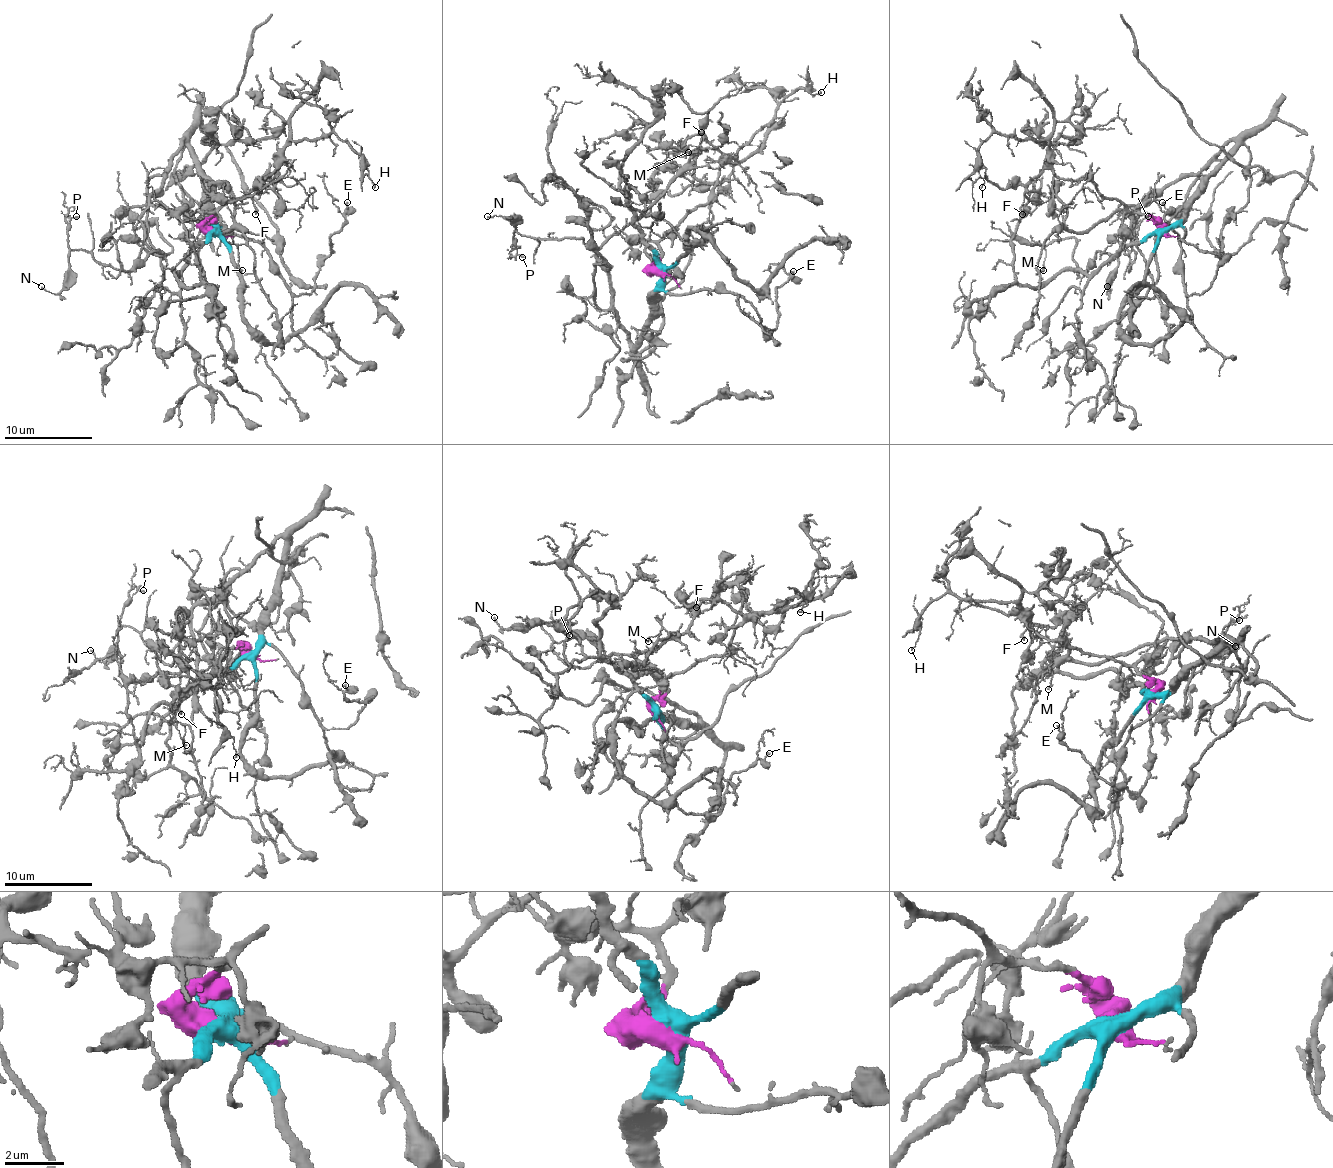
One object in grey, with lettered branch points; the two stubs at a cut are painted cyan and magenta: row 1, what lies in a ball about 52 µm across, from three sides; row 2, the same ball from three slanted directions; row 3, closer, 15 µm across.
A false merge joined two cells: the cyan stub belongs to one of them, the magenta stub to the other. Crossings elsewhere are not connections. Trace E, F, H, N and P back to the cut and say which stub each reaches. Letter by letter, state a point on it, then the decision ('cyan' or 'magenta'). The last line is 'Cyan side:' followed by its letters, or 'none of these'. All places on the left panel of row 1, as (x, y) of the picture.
E: (347, 202) | cyan
F: (255, 214) | magenta
H: (375, 187) | magenta
N: (41, 286) | cyan
P: (76, 216) | cyan
Cyan side: E, N, P

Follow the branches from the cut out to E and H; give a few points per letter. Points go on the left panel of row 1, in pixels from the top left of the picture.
E: (214, 233), (216, 227), (254, 238), (291, 290), (309, 295), (333, 251), (330, 238), (348, 202)
H: (214, 233), (212, 213), (273, 178), (280, 148), (289, 140), (319, 140), (335, 133), (350, 146), (374, 187)

